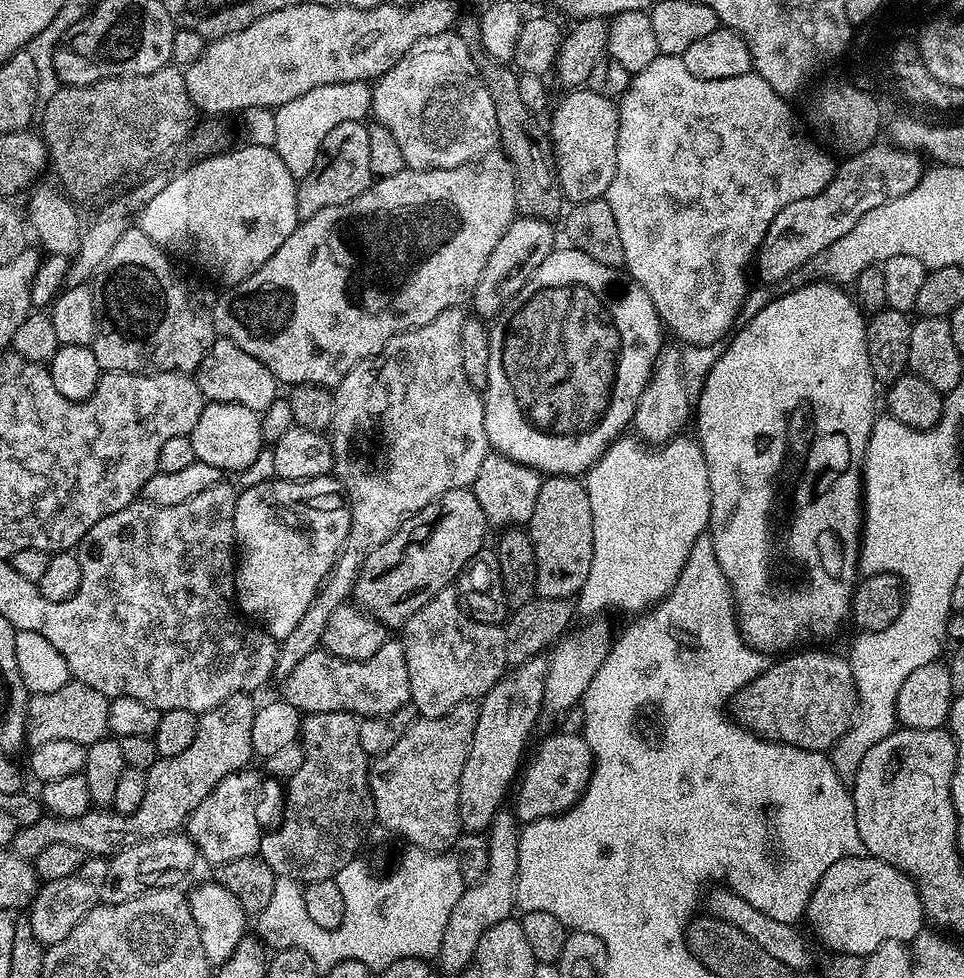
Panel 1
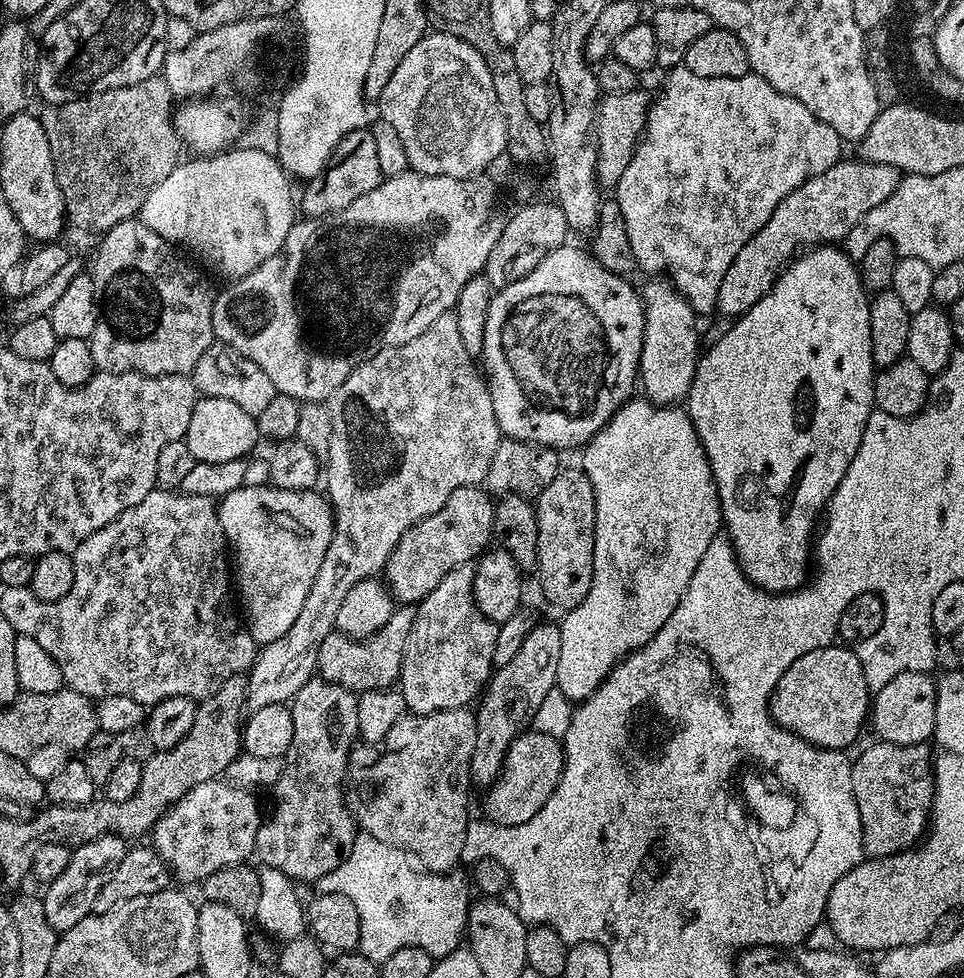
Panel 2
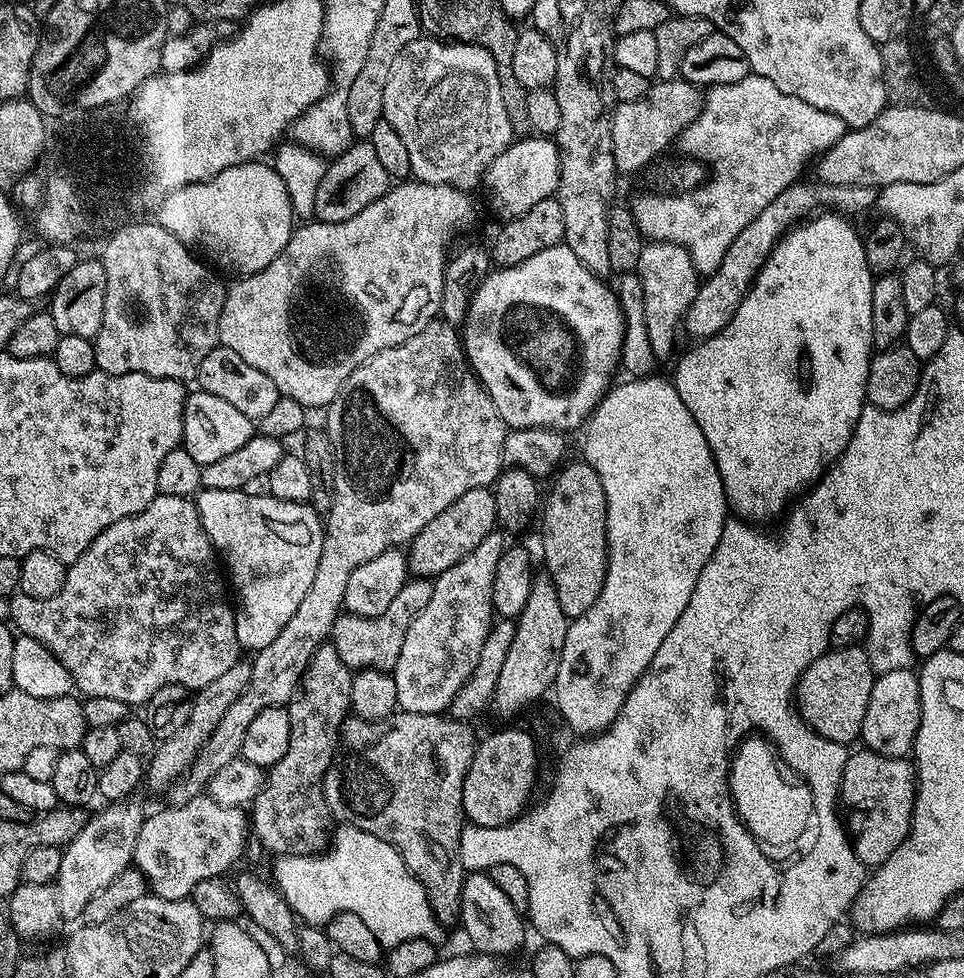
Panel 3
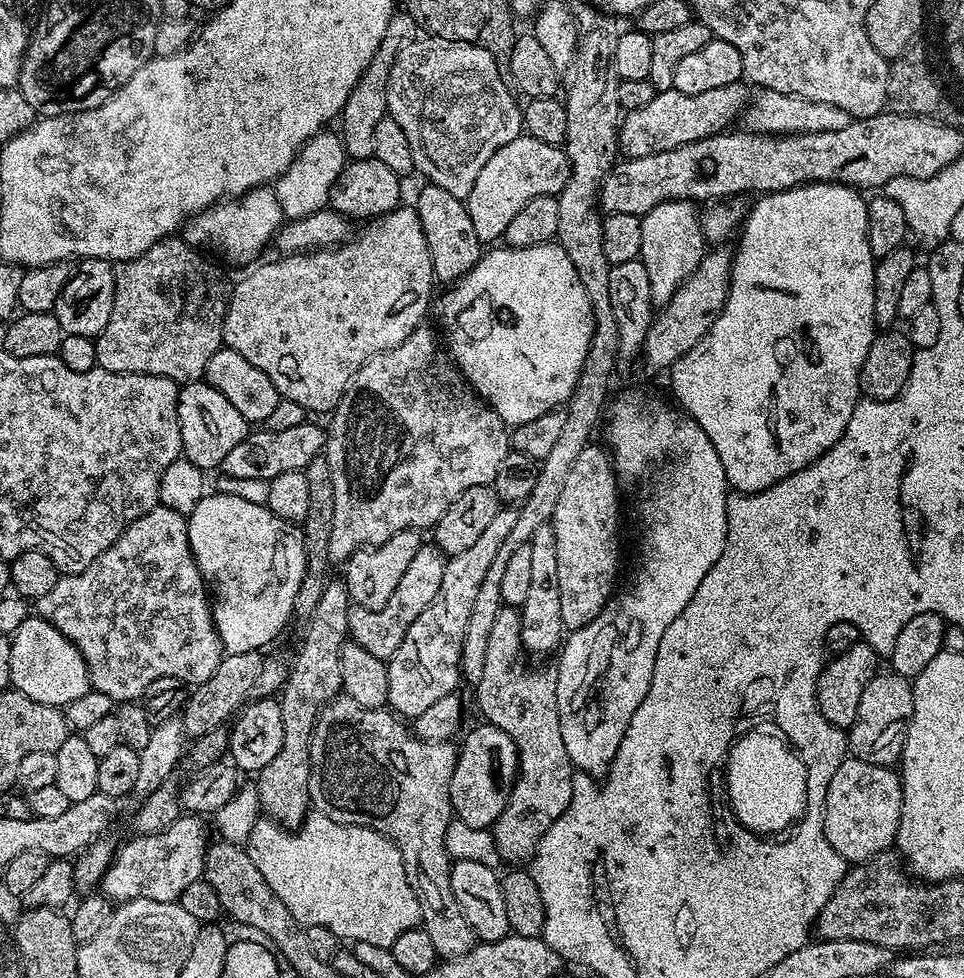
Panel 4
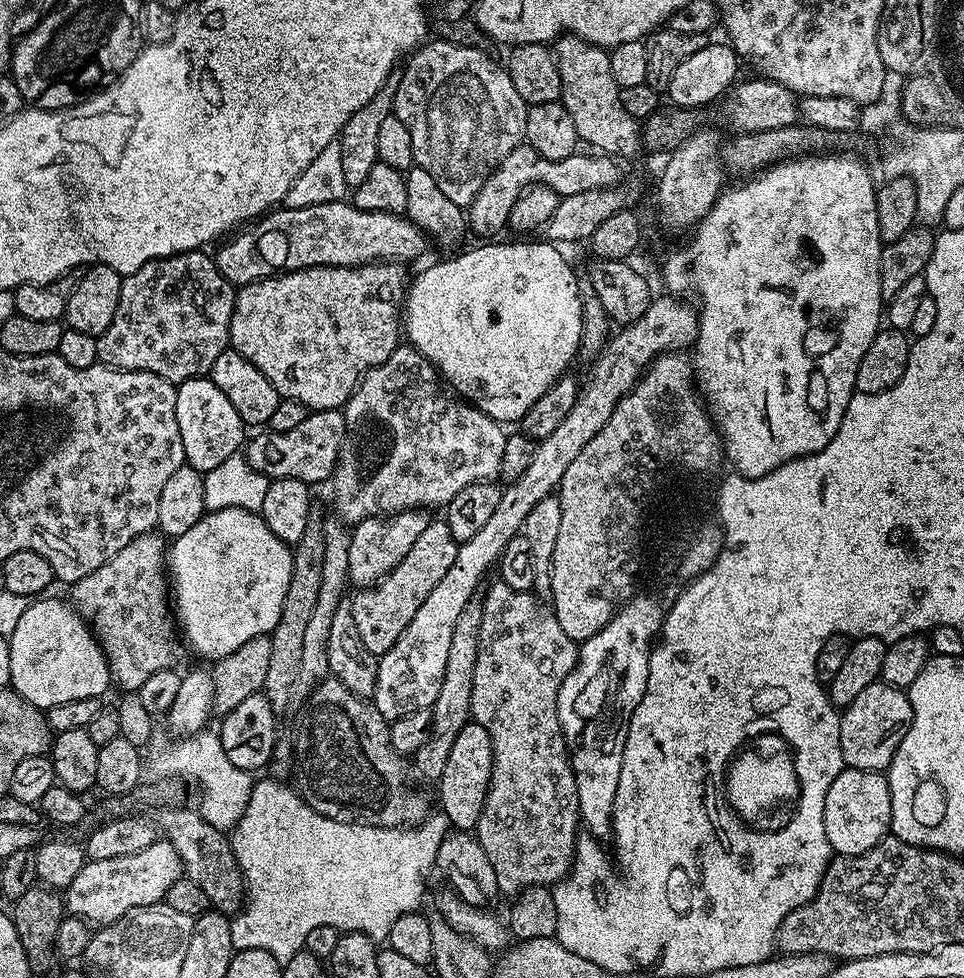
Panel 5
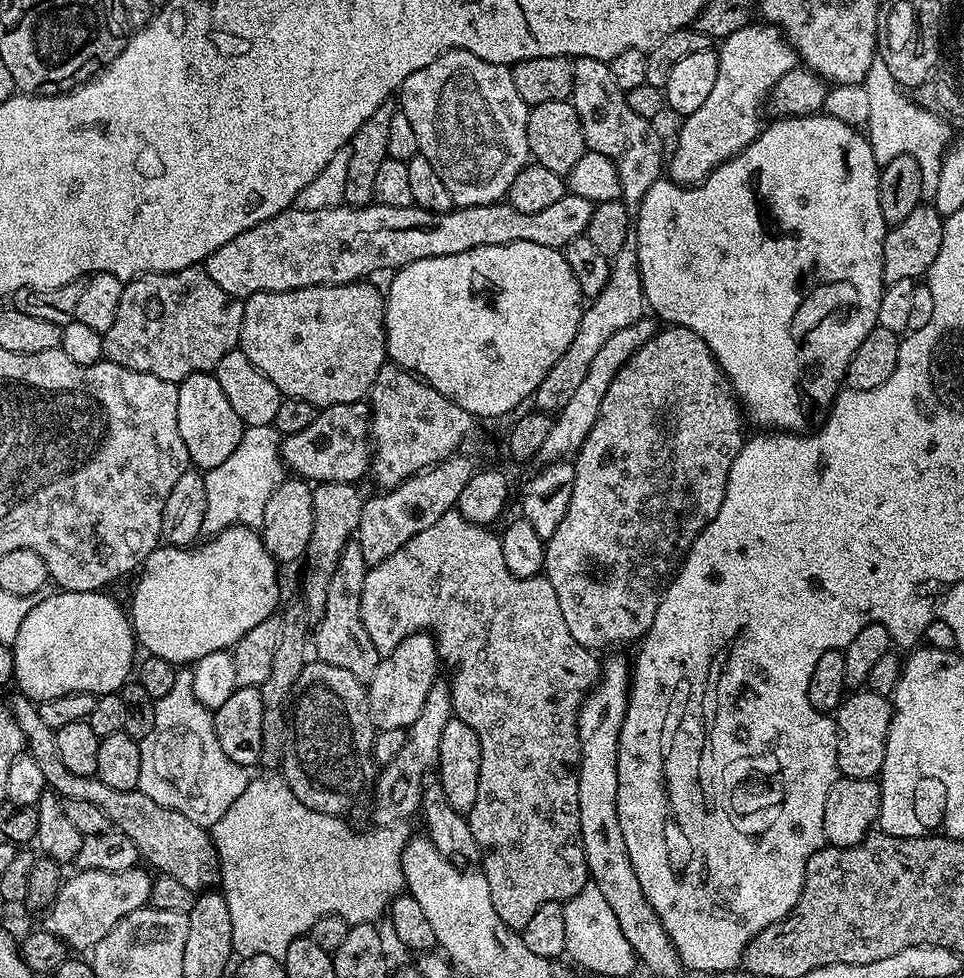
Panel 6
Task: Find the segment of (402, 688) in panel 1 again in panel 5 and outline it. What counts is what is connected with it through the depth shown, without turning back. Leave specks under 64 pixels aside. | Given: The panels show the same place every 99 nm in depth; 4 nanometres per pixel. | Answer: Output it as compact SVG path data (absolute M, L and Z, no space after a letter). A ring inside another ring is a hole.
M429 519L426 530L418 534L418 542L410 546L406 558L402 558L402 562L398 562L398 566L394 566L394 570L386 574L386 578L382 578L371 588L359 589L355 593L357 596L351 597L350 603L354 623L358 629L358 638L362 638L362 643L366 650L370 650L370 654L377 658L382 657L386 650L390 650L390 646L394 646L394 642L398 642L402 630L410 626L410 618L418 614L418 606L426 602L426 594L430 594L430 590L434 590L434 586L442 582L446 570L450 570L457 547L458 542L454 534L450 534L447 519Z

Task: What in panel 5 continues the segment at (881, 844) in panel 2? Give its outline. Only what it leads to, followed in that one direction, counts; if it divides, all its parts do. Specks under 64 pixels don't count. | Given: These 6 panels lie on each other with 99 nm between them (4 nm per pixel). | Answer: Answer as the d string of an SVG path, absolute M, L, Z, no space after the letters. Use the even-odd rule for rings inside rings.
M845 766L838 778L830 782L830 790L826 790L824 825L826 838L837 856L866 854L866 850L878 846L878 842L889 835L892 826L887 775L884 772L854 770Z

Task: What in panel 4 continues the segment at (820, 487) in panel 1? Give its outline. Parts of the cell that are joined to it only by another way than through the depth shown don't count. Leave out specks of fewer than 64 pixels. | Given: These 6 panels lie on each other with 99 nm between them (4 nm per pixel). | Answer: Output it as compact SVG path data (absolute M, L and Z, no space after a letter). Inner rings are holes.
M800 184L781 192L761 195L756 205L747 209L739 229L740 245L734 248L732 258L732 281L728 287L728 301L712 323L712 329L704 335L682 358L673 362L667 369L668 384L676 395L675 403L693 420L706 430L718 458L722 458L722 470L726 470L729 489L740 494L761 492L782 478L790 478L798 470L810 466L819 456L825 456L842 438L857 404L862 399L860 391L860 371L866 354L870 354L872 340L878 335L878 325L874 318L874 270L877 257L870 250L868 233L868 200L857 189L846 184Z

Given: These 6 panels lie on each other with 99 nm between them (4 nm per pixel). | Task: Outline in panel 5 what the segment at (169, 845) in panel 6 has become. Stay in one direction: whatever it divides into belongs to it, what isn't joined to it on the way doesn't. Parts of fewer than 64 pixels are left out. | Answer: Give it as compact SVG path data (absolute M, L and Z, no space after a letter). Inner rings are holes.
M164 806L159 809L158 828L163 839L168 840L178 850L178 858L184 867L183 875L192 880L210 898L212 908L217 912L235 914L244 907L244 875L234 858L231 839L219 832L210 822L200 817L199 811L192 812L185 806Z

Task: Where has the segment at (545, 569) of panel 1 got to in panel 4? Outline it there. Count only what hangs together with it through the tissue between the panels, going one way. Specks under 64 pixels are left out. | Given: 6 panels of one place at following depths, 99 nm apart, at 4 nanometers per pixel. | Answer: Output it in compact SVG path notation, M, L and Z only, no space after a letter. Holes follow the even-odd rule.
M592 442L578 454L574 466L570 466L570 474L566 474L562 495L550 521L558 550L558 599L562 601L562 622L568 630L586 626L598 618L617 587L620 536L616 533L616 519L620 516L621 485L611 455L601 445L600 448Z

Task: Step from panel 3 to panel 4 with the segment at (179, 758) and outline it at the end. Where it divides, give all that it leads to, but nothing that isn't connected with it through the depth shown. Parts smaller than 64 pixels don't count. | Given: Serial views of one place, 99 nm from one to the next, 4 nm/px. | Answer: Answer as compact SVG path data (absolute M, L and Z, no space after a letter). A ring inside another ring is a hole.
M260 652L225 655L224 660L206 678L206 682L195 685L185 699L182 709L182 723L185 737L204 736L210 730L227 725L239 713L242 705L252 696L254 682L258 682L258 674L262 674L265 657Z

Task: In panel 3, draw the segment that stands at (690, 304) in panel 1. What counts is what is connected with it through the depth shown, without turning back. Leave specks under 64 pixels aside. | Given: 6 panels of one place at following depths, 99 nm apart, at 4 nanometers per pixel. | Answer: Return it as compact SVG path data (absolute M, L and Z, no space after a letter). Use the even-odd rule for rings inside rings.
M749 74L746 78L742 78L742 82L711 85L703 93L699 114L680 131L678 137L678 147L680 146L681 150L684 151L681 153L685 157L698 160L701 164L707 166L710 169L710 175L703 184L699 184L697 188L691 188L689 192L664 194L668 196L640 196L636 201L631 201L630 207L640 227L640 233L649 241L661 240L662 242L682 246L690 254L697 273L701 277L707 278L711 272L718 270L718 266L722 264L722 257L725 256L726 250L730 250L730 242L734 242L734 238L738 238L738 234L742 234L742 230L746 230L746 226L750 226L750 222L754 222L754 218L758 218L758 214L762 214L762 210L766 210L766 206L770 206L770 202L774 202L774 198L778 198L778 194L782 194L782 190L786 190L791 184L797 183L803 177L800 175L803 174L804 167L808 163L809 167L826 149L834 146L834 142L838 142L838 138L842 138L845 131L846 126L842 122L842 118L838 118L838 114L826 114L826 110L818 110L818 106L810 106L810 102L802 102L802 98L782 94L782 90L778 90L778 86L774 86L774 82L770 82L770 78Z

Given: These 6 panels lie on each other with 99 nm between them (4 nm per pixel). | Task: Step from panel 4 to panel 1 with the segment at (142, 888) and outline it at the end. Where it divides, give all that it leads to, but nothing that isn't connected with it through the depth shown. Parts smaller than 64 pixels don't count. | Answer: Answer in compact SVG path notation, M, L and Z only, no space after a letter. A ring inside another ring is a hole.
M241 770L226 774L206 798L188 816L186 835L196 844L196 851L212 866L234 862L234 858L255 856L260 850L260 776L259 771Z

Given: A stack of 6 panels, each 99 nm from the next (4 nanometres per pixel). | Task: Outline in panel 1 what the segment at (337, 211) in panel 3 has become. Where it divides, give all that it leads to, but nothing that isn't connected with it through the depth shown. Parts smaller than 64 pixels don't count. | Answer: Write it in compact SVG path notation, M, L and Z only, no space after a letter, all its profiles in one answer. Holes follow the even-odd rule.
M355 120L342 122L342 126L334 126L334 130L326 134L326 139L318 150L314 170L310 170L310 174L306 174L296 185L296 205L300 220L309 220L314 218L314 214L318 214L318 210L342 206L358 198L358 194L365 192L373 182L368 124Z

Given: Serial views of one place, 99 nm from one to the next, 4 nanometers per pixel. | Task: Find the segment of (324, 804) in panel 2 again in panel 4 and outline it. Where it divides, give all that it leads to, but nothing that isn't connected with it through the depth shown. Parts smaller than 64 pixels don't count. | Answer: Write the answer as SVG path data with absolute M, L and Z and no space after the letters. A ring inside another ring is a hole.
M332 578L318 598L318 606L306 618L304 637L296 652L296 661L291 661L288 678L279 693L282 710L282 750L255 777L260 807L276 823L295 830L304 823L310 812L308 787L310 786L310 742L316 719L322 709L342 692L342 646L348 634L348 587L343 579Z

